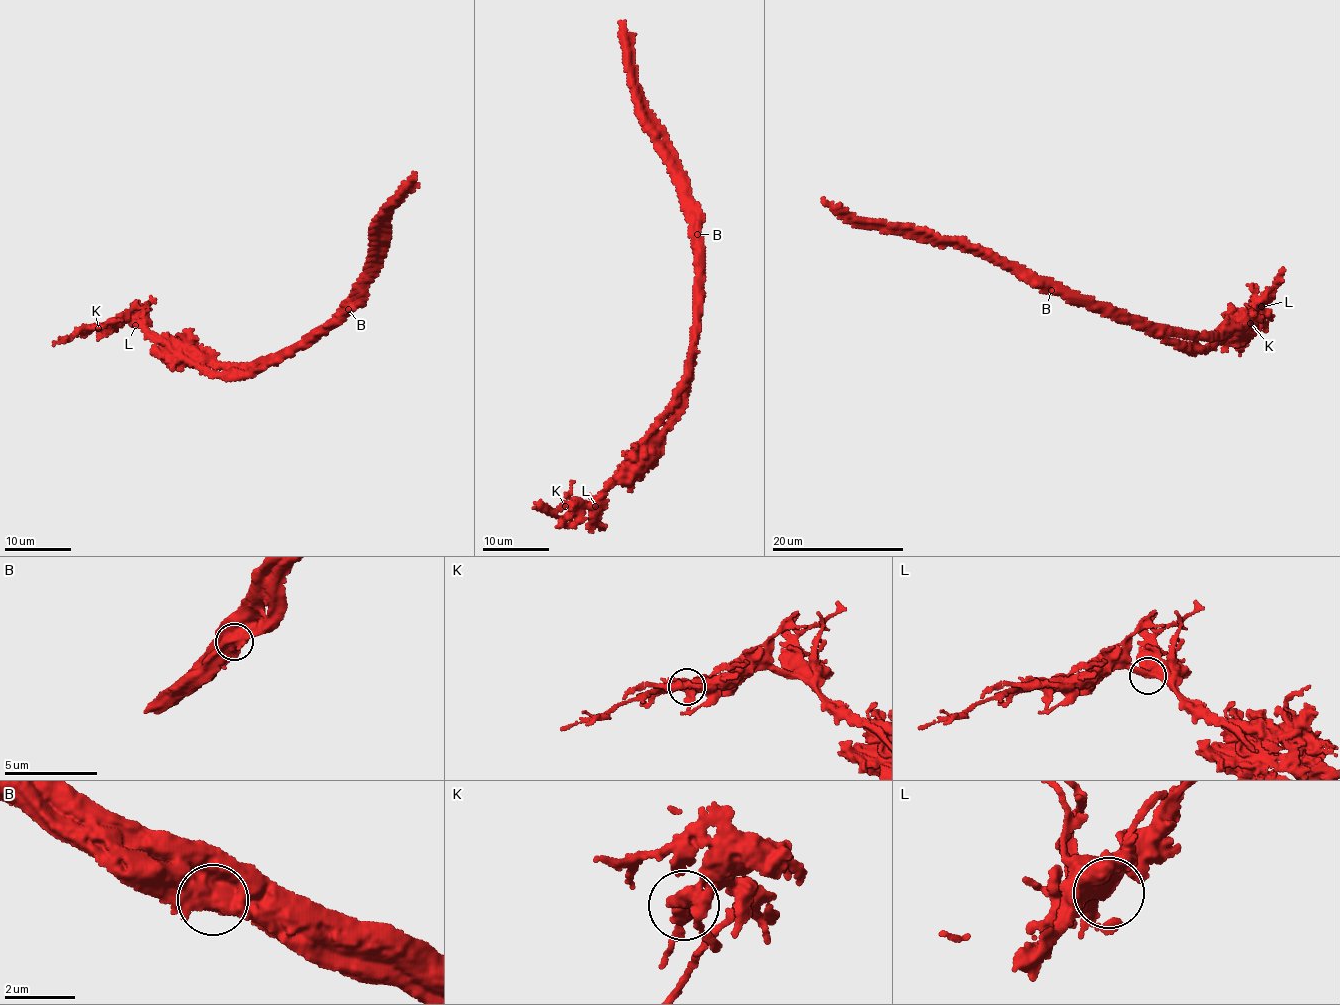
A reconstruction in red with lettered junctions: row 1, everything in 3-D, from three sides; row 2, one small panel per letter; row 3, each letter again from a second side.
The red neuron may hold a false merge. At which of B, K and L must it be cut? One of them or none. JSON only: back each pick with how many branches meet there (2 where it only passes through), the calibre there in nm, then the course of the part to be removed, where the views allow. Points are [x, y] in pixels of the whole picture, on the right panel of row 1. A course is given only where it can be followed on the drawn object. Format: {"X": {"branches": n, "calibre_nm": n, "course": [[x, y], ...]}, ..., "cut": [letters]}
{"B": {"branches": 1, "calibre_nm": 1100, "course": [[1051, 290], [1202, 350], [1228, 336], [1257, 306], [1253, 309], [1261, 323], [1239, 354]]}, "cut": ["B"]}

